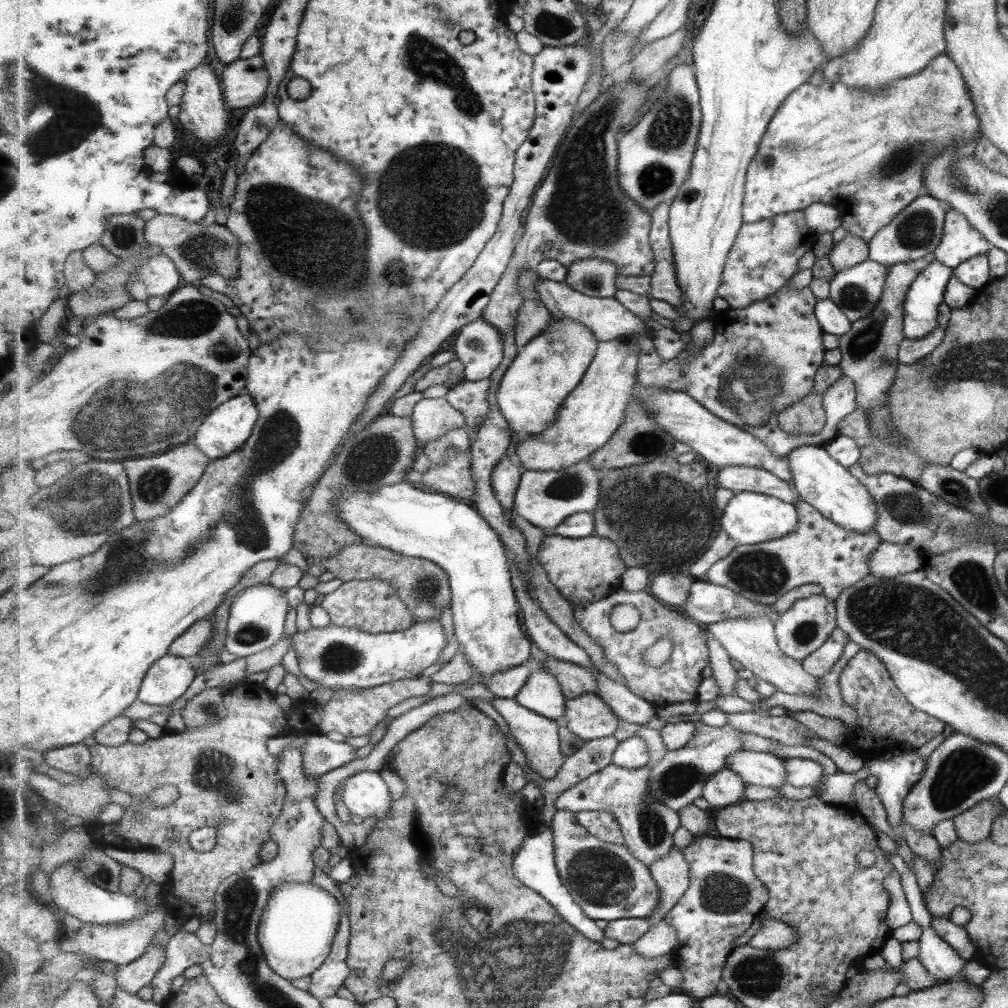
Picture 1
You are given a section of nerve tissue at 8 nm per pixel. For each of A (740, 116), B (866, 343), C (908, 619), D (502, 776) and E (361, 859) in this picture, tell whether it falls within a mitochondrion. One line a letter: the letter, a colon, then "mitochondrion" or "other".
A: other
B: mitochondrion
C: mitochondrion
D: other
E: other

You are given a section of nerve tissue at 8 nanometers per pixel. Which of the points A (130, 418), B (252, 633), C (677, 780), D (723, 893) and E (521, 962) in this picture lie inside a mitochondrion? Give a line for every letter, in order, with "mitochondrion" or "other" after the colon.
A: mitochondrion
B: mitochondrion
C: mitochondrion
D: mitochondrion
E: mitochondrion

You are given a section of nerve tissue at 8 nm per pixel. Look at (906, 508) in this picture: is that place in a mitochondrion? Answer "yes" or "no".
yes

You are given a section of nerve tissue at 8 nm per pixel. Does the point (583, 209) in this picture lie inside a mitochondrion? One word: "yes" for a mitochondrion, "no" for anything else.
yes

